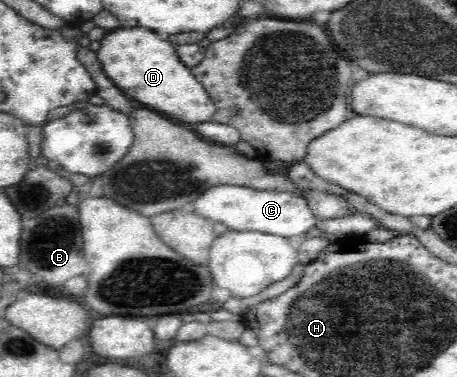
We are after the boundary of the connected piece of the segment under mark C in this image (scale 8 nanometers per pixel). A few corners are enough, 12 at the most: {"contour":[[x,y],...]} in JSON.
{"contour":[[227,185],[195,212],[231,229],[289,238],[319,221],[291,190]]}

